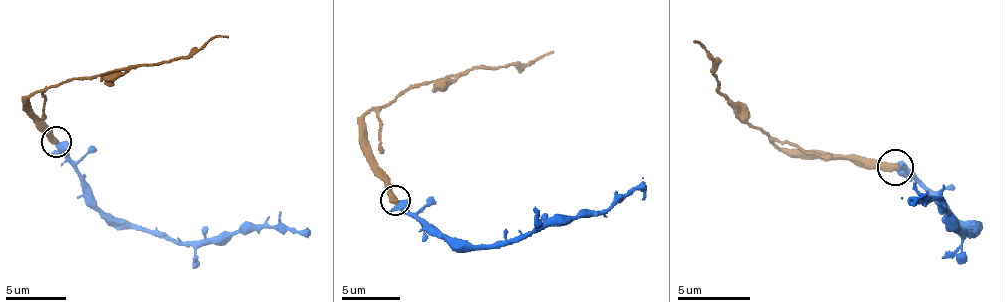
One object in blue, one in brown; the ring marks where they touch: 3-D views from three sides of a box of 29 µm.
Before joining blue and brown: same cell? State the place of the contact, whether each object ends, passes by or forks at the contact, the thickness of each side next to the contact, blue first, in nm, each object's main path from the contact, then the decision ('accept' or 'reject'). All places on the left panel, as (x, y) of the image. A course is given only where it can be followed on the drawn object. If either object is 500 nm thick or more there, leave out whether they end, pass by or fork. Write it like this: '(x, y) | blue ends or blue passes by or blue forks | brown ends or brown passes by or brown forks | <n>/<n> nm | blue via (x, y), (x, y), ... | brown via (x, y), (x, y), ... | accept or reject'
(56, 142) | 550/500 nm | blue via (57, 142), (106, 214), (133, 229), (190, 242), (286, 225), (307, 228) | brown via (57, 142), (27, 100), (61, 83), (122, 76), (147, 63), (171, 63), (202, 50), (218, 36), (227, 37) | reject

